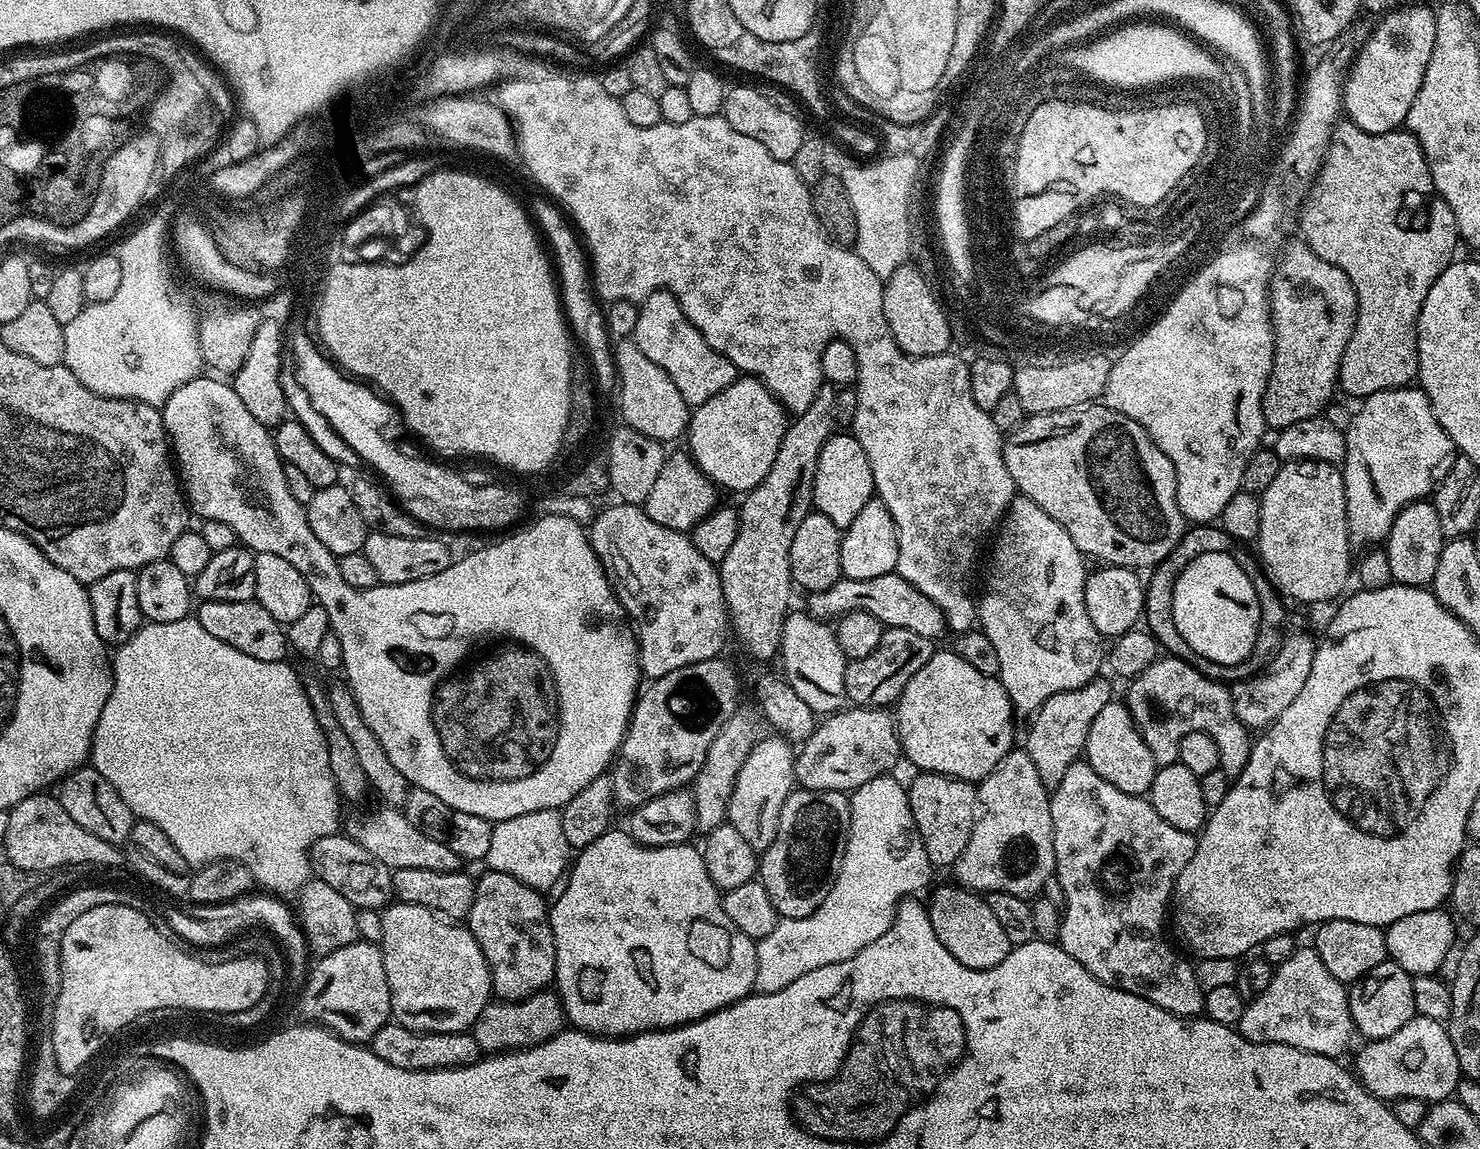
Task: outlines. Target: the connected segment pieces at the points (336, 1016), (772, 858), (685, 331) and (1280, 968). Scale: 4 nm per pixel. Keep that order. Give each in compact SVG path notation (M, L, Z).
M357 939L356 943L350 946L342 946L338 950L334 950L330 954L319 957L311 965L310 971L302 985L302 991L300 1000L300 1008L305 1012L309 1021L315 1022L323 1027L330 1029L331 1032L335 1032L337 1036L343 1038L343 1040L349 1040L352 1044L367 1045L373 1038L374 1034L378 1034L378 1030L382 1030L384 1024L389 1023L390 1017L392 1016L392 999L390 998L390 982L386 982L386 966L384 965L384 956L380 952L379 943L369 942L366 940Z
M797 787L786 798L778 834L758 860L758 878L770 894L770 902L774 902L777 917L806 918L822 906L842 866L851 817L847 792Z
M657 290L639 301L637 325L631 335L631 340L657 366L662 366L666 374L670 374L670 382L678 386L678 394L689 406L695 406L714 398L726 386L730 386L738 378L738 370L730 358L726 358L706 338L702 338L700 331L686 318L682 306L678 306L675 296L670 292Z
M1297 947L1286 962L1275 965L1270 986L1247 1001L1238 1031L1255 1044L1281 1044L1323 1056L1343 1057L1354 1037L1348 988L1322 966L1315 947Z

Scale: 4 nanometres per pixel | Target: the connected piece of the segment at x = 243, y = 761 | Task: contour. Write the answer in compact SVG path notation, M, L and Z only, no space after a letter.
M195 618L179 620L178 622L145 623L127 642L115 649L110 663L112 665L112 689L110 690L110 698L106 698L106 706L102 706L102 714L98 718L98 726L92 735L91 767L96 768L98 774L102 774L102 778L106 778L106 782L110 782L110 786L114 786L118 790L122 802L126 802L126 806L130 806L130 810L136 820L154 822L154 826L158 826L162 830L162 834L166 834L166 838L170 838L170 842L174 842L174 850L178 850L178 854L182 854L182 858L186 858L188 864L199 866L209 864L215 860L240 860L242 866L249 868L253 881L259 887L260 884L264 887L261 889L267 890L272 894L285 894L284 892L292 892L292 894L299 893L300 889L310 879L308 851L311 850L312 844L318 838L337 835L342 828L342 820L340 824L340 804L342 805L342 797L340 791L336 788L334 774L330 770L328 743L316 721L316 712L310 706L310 698L304 689L304 680L301 677L296 677L295 670L284 660L279 660L278 662L258 662L258 658L250 658L250 654L242 654L242 650L234 650L234 646L226 646L226 642L218 642L218 638L214 638L208 631L202 630L202 626Z

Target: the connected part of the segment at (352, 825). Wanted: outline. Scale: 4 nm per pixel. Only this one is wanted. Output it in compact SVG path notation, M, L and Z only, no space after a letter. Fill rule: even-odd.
M376 806L373 812L368 812L365 816L356 816L352 821L347 821L347 835L362 846L362 850L370 850L378 862L386 862L386 866L393 870L442 870L443 872L461 871L462 861L454 850L450 850L447 840L430 838L427 834L422 834L410 818L406 818L403 811L398 808L387 806Z

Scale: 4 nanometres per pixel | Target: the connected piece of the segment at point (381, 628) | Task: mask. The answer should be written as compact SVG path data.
M201 374L186 382L186 386L178 386L162 405L166 440L191 511L195 515L197 512L204 520L226 522L226 526L234 530L241 545L251 548L253 553L265 552L278 554L278 558L286 558L286 562L290 562L290 566L294 566L294 570L298 570L298 574L306 578L306 586L310 586L315 603L321 604L330 618L330 631L336 635L338 642L342 642L343 679L354 694L354 702L358 702L358 710L366 726L374 730L378 742L382 742L382 750L386 750L390 762L394 762L394 766L402 770L409 785L430 790L434 798L442 798L442 802L446 802L446 806L453 812L478 814L478 818L495 822L518 818L518 814L530 814L534 810L559 810L566 802L570 802L570 798L574 798L574 794L578 794L578 790L582 790L582 786L590 786L594 778L605 775L620 751L624 733L628 730L628 721L632 719L642 673L633 629L620 607L620 600L616 597L612 583L604 573L602 562L588 542L585 525L565 516L540 516L529 528L524 528L497 544L488 544L480 549L477 547L461 560L453 560L450 567L442 570L442 574L434 574L418 582L379 583L370 590L354 590L354 586L347 585L342 574L338 574L337 556L326 550L326 546L322 546L318 538L314 538L305 505L299 504L294 494L290 494L290 486L286 486L285 463L278 454L273 433L265 424L258 422L258 418L254 418L250 410L246 410L242 398L238 398L231 383L224 381L223 384L220 380L223 379Z

